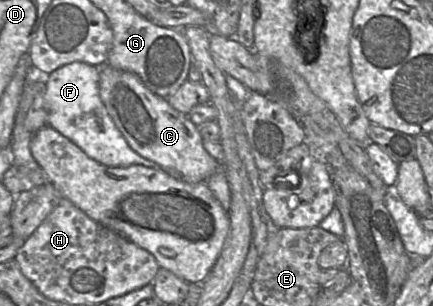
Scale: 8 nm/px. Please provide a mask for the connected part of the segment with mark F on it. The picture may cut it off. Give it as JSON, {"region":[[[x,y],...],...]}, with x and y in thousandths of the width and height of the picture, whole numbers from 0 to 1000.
{"region":[[[194,203],[148,212],[104,248],[104,333],[111,399],[145,444],[187,484],[212,520],[259,546],[328,539],[365,549],[365,539],[312,497],[254,382],[231,320],[231,225]]]}

